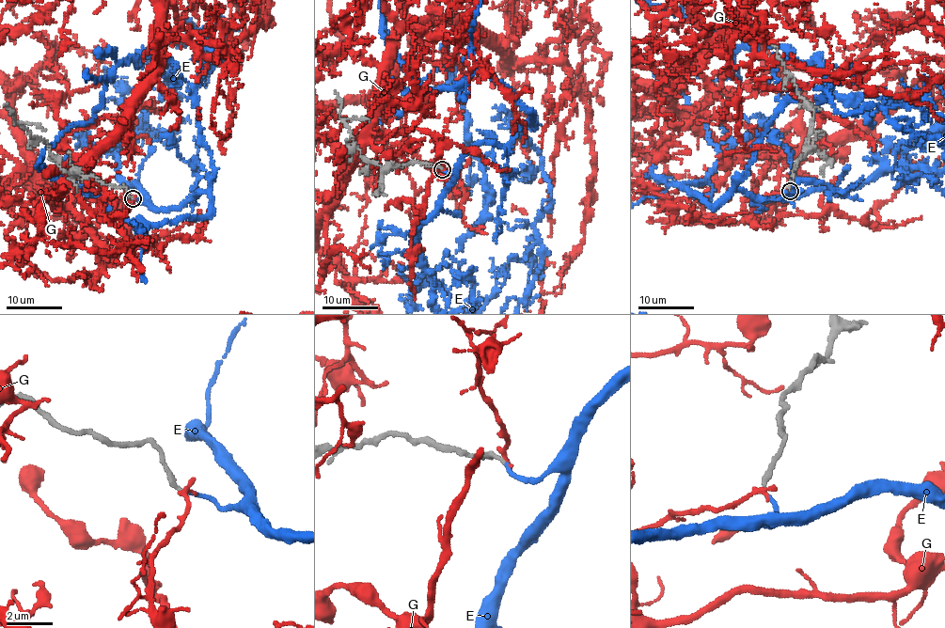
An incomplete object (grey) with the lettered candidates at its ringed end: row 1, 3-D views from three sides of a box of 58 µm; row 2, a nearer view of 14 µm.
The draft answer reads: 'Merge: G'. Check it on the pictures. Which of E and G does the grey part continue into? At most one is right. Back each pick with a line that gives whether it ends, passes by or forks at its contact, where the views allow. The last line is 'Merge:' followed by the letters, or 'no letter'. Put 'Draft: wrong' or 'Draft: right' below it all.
E: it ends
Merge: E
Draft: wrong

